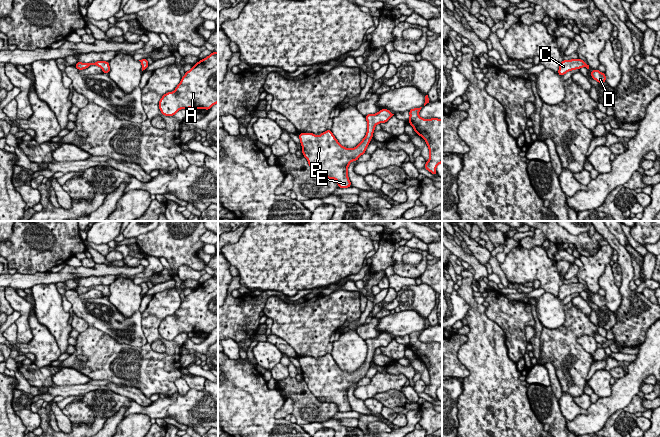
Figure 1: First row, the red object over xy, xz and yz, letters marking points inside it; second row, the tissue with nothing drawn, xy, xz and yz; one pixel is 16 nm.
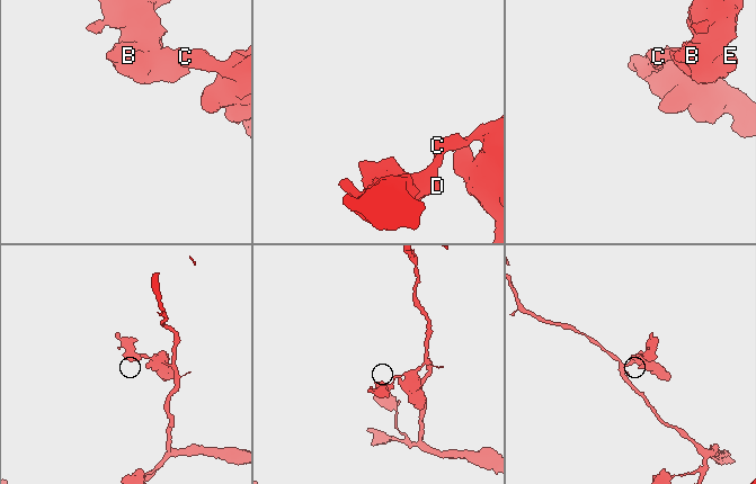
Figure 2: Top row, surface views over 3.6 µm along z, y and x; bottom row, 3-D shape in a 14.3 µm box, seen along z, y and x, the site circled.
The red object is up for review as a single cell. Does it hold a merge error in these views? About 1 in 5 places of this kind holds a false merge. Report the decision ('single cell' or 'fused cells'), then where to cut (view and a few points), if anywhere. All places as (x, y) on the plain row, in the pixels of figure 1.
single cell; no cut

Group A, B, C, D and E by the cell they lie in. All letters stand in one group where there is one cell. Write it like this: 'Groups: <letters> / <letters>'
Groups: A B C D E

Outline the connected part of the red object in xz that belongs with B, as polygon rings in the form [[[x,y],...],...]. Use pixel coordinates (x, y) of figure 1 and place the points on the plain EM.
[[[381,333],[376,338],[366,339],[366,359],[353,373],[343,371],[331,354],[326,354],[318,360],[313,357],[300,357],[299,363],[303,380],[316,398],[323,397],[325,402],[335,403],[338,412],[351,411],[348,401],[349,388],[352,385],[357,385],[366,376],[375,350],[387,346],[393,339],[387,333]]]

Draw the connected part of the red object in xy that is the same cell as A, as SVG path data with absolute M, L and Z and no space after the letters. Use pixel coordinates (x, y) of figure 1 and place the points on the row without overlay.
M212 276L197 286L181 302L173 316L167 316L159 325L165 340L173 340L180 333L209 334L218 327L218 276Z

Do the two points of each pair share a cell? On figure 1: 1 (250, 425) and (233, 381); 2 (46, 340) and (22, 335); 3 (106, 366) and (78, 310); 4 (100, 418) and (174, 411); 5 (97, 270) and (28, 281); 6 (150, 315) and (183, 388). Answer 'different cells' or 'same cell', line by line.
1: same cell
2: different cells
3: different cells
4: same cell
5: same cell
6: different cells

